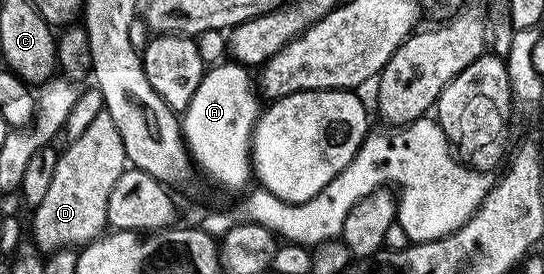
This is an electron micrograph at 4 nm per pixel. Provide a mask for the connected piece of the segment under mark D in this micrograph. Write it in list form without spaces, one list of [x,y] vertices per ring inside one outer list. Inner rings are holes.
[[[101,110],[98,116],[80,134],[79,139],[68,144],[66,151],[62,150],[57,157],[55,177],[47,189],[47,197],[39,201],[37,207],[32,208],[33,241],[42,252],[52,253],[62,247],[88,245],[106,230],[107,201],[111,197],[111,189],[115,189],[115,181],[127,170],[127,160],[123,149],[123,137],[119,137],[119,129],[115,129],[115,121],[111,121],[111,113]]]

